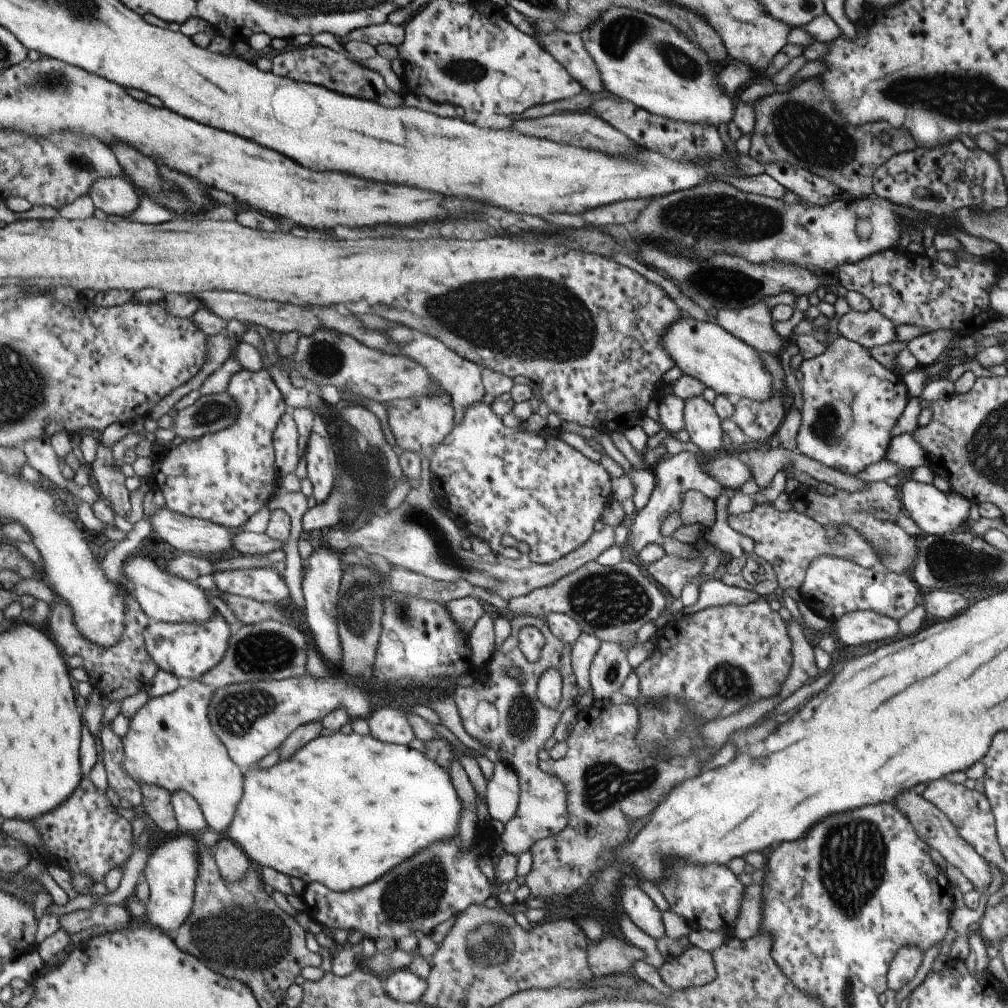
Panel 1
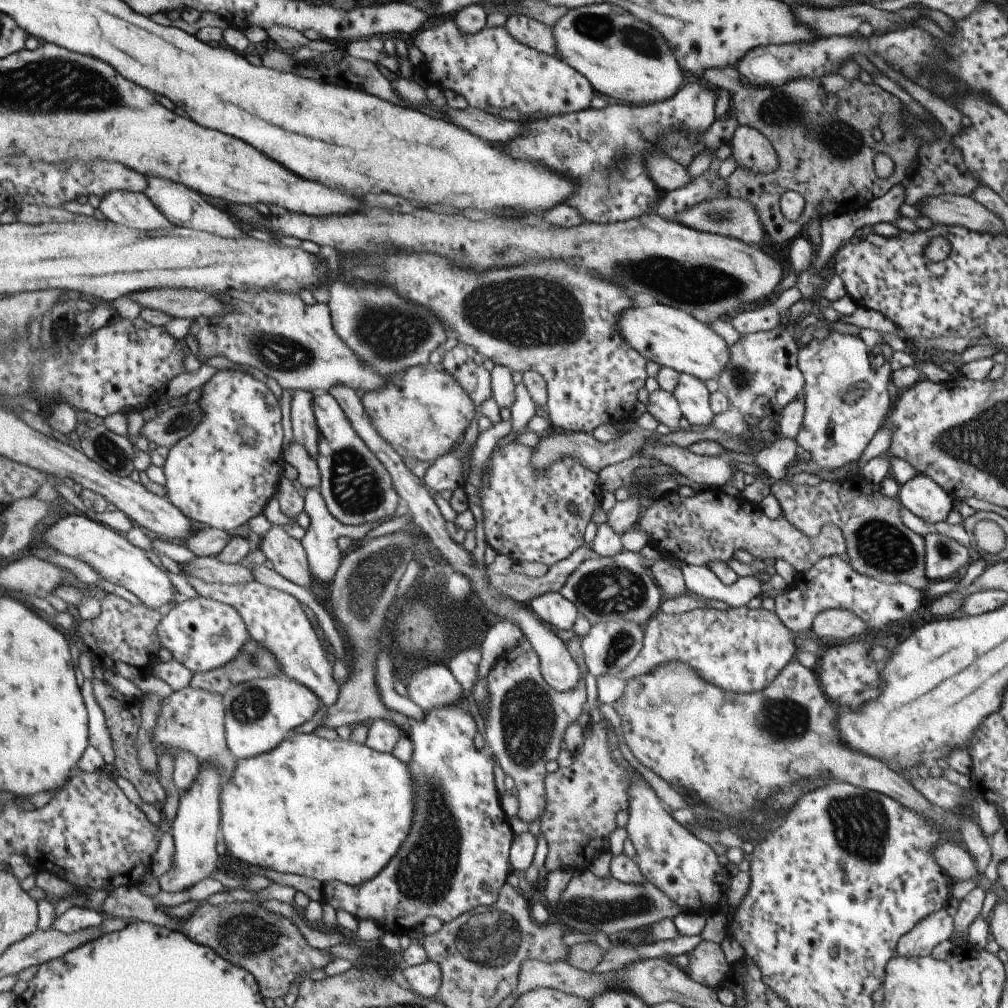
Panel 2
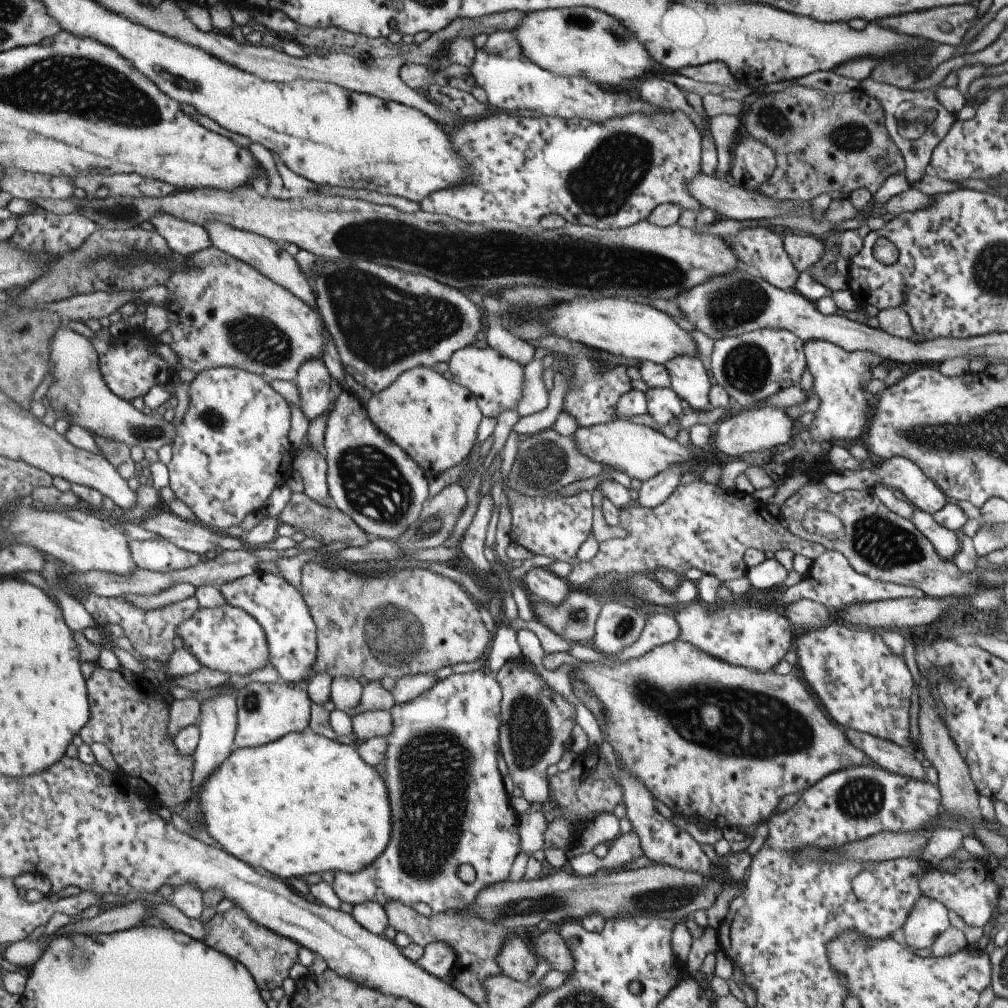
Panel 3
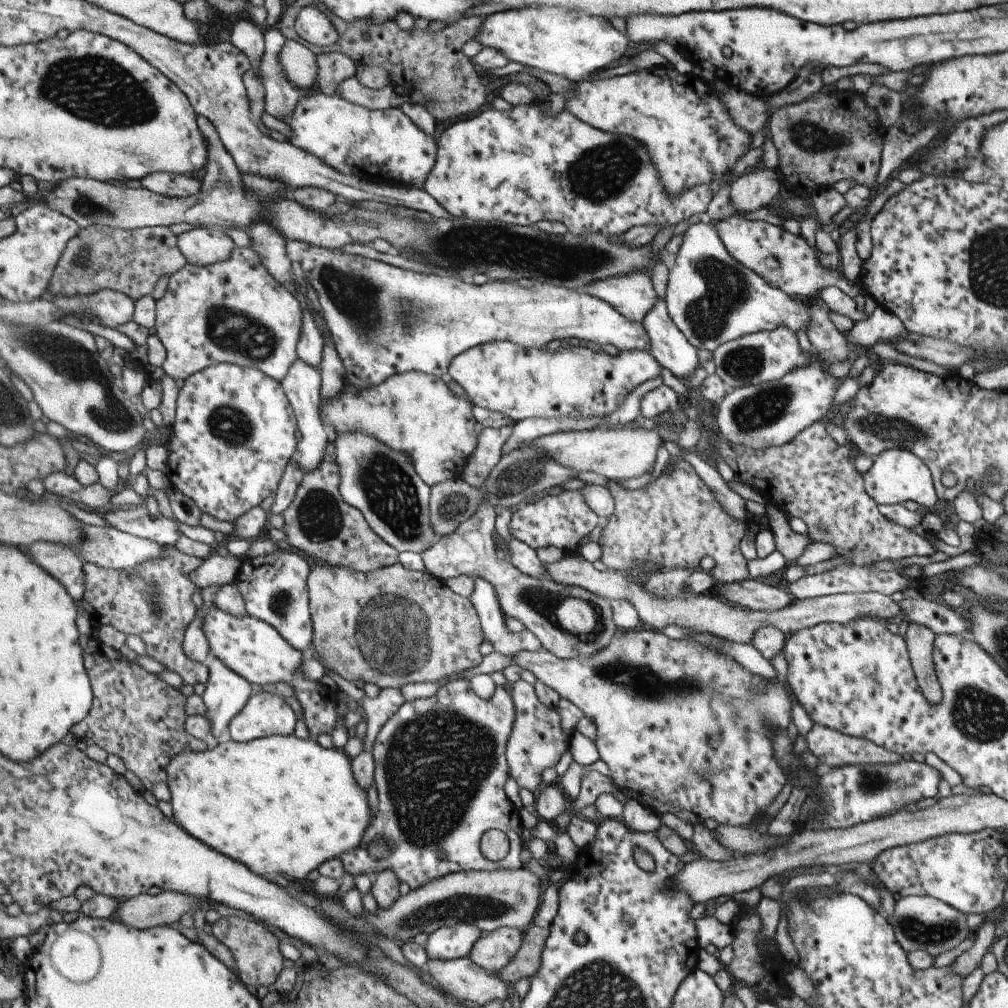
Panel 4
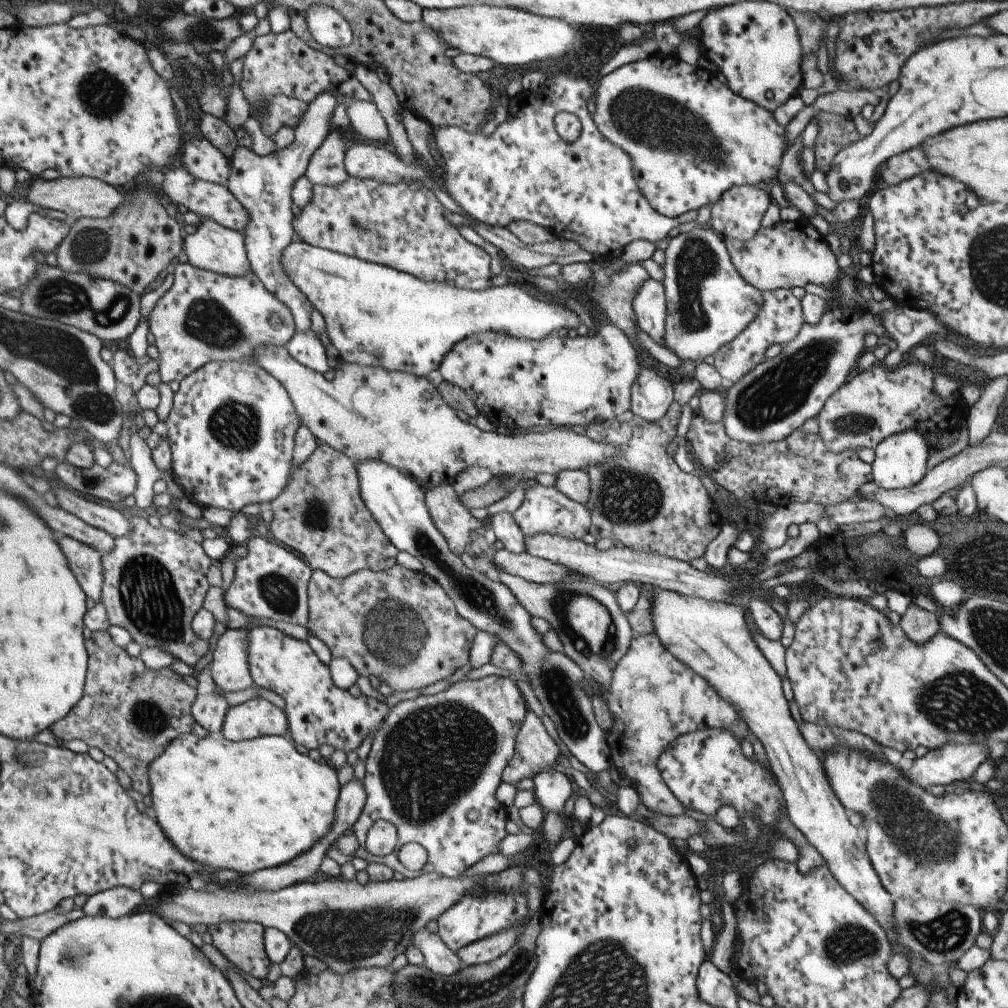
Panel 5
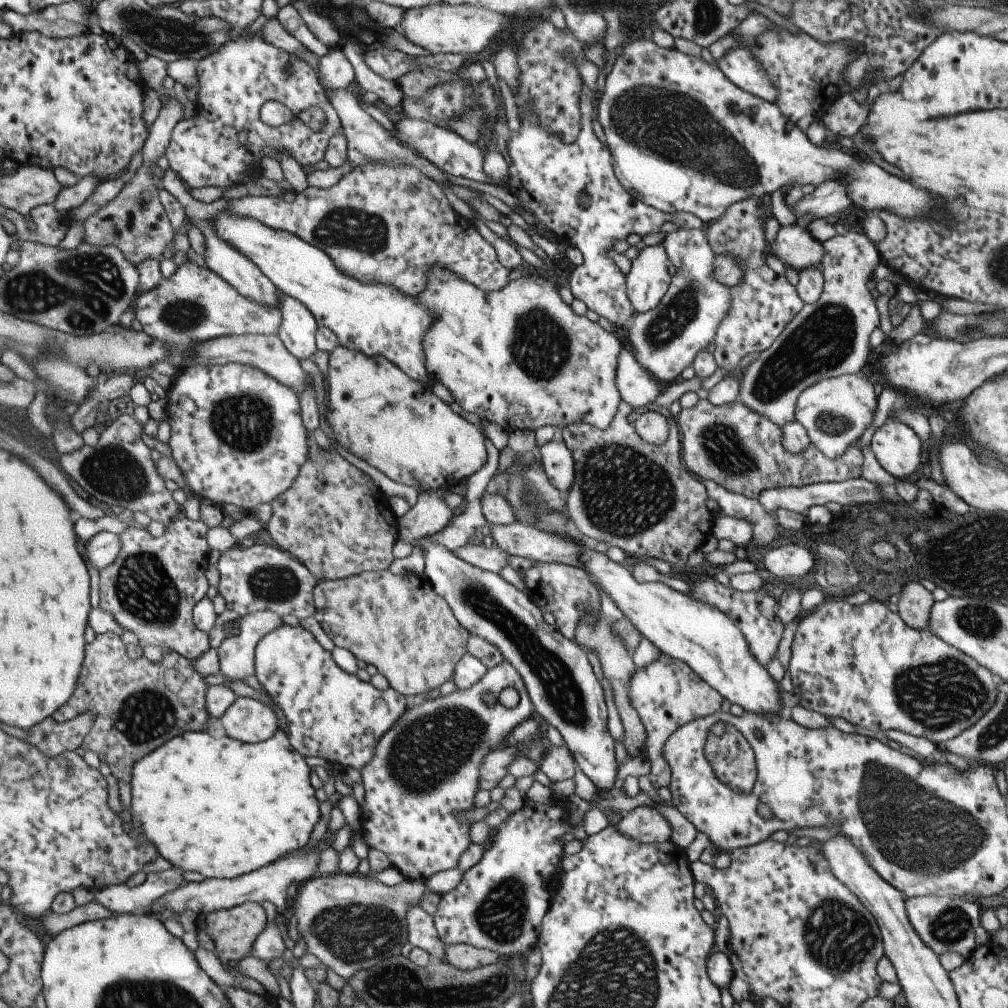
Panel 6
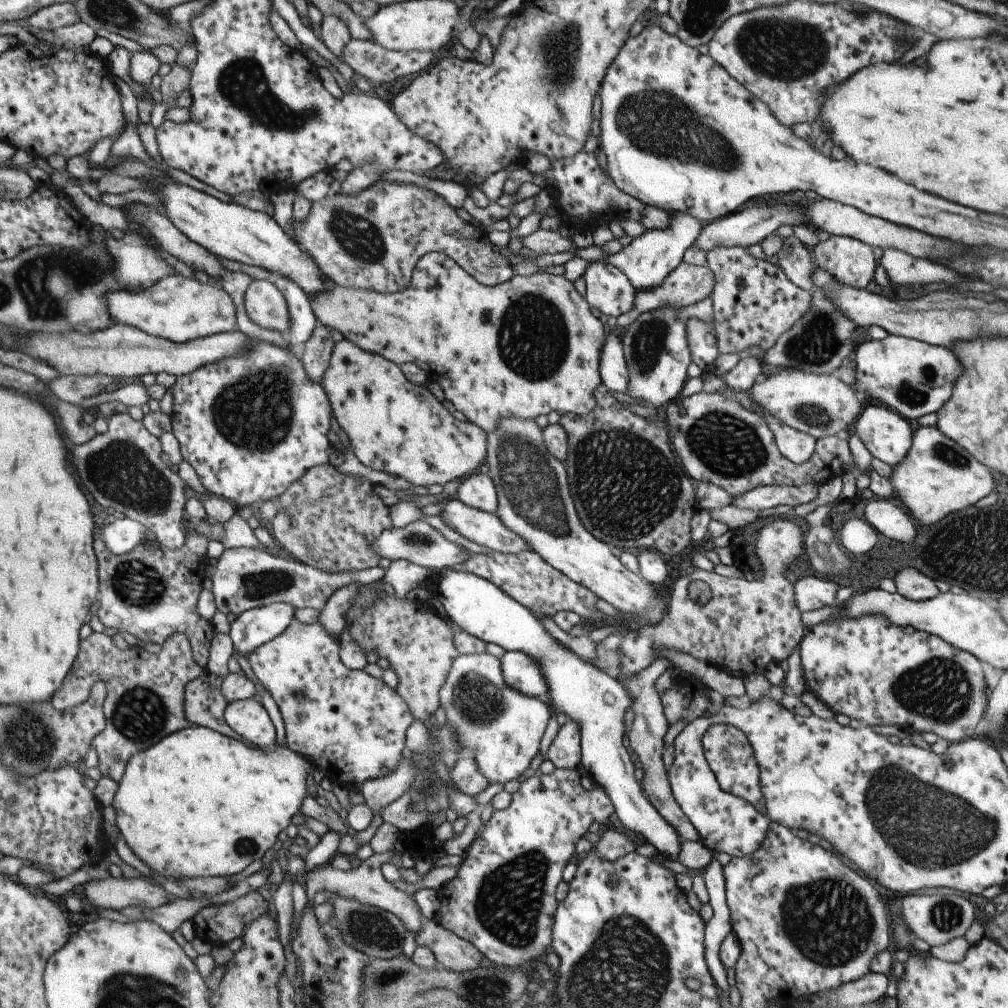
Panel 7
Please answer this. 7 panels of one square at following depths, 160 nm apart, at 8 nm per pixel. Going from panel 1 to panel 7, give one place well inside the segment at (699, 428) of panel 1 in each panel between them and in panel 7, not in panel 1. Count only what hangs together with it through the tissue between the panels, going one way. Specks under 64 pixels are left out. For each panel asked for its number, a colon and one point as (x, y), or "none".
2: (692, 396)
3: (688, 379)
4: (668, 346)
5: (649, 303)
6: (647, 281)
7: (645, 261)

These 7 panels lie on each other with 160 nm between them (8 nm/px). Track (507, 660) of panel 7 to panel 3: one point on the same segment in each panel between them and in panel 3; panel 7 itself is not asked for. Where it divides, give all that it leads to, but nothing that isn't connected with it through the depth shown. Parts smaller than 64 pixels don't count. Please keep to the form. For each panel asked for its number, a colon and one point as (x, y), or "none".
3: (448, 807)
4: (439, 770)
5: (435, 762)
6: (424, 768)

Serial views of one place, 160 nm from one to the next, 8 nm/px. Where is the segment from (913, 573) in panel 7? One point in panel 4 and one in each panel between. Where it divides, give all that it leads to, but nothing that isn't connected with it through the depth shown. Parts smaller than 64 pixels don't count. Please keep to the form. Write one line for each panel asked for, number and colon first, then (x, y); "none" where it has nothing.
4: (918, 641)
5: (918, 625)
6: (914, 604)

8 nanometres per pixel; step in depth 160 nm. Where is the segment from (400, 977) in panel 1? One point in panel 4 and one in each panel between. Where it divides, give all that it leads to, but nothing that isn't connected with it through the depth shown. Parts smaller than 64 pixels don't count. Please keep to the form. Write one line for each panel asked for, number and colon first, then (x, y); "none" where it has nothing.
2: (424, 979)
3: (437, 959)
4: (451, 942)

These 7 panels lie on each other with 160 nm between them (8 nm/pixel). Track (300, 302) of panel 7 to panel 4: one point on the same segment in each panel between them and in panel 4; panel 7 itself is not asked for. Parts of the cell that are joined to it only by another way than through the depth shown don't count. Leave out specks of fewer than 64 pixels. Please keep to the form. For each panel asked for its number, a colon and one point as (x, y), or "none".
4: (301, 385)
5: (303, 347)
6: (297, 329)

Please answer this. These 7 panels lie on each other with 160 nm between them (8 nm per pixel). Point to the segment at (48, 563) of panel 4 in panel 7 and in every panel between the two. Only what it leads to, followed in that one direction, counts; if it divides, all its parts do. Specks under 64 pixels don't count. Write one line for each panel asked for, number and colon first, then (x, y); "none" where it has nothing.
5: (85, 563)
6: (101, 549)
7: (122, 535)

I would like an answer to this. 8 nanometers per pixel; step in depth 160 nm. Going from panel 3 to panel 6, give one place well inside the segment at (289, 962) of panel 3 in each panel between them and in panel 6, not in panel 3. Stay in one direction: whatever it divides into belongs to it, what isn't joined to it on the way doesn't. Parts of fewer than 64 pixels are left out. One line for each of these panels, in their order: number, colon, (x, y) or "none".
4: (255, 950)
5: (241, 942)
6: (232, 931)

